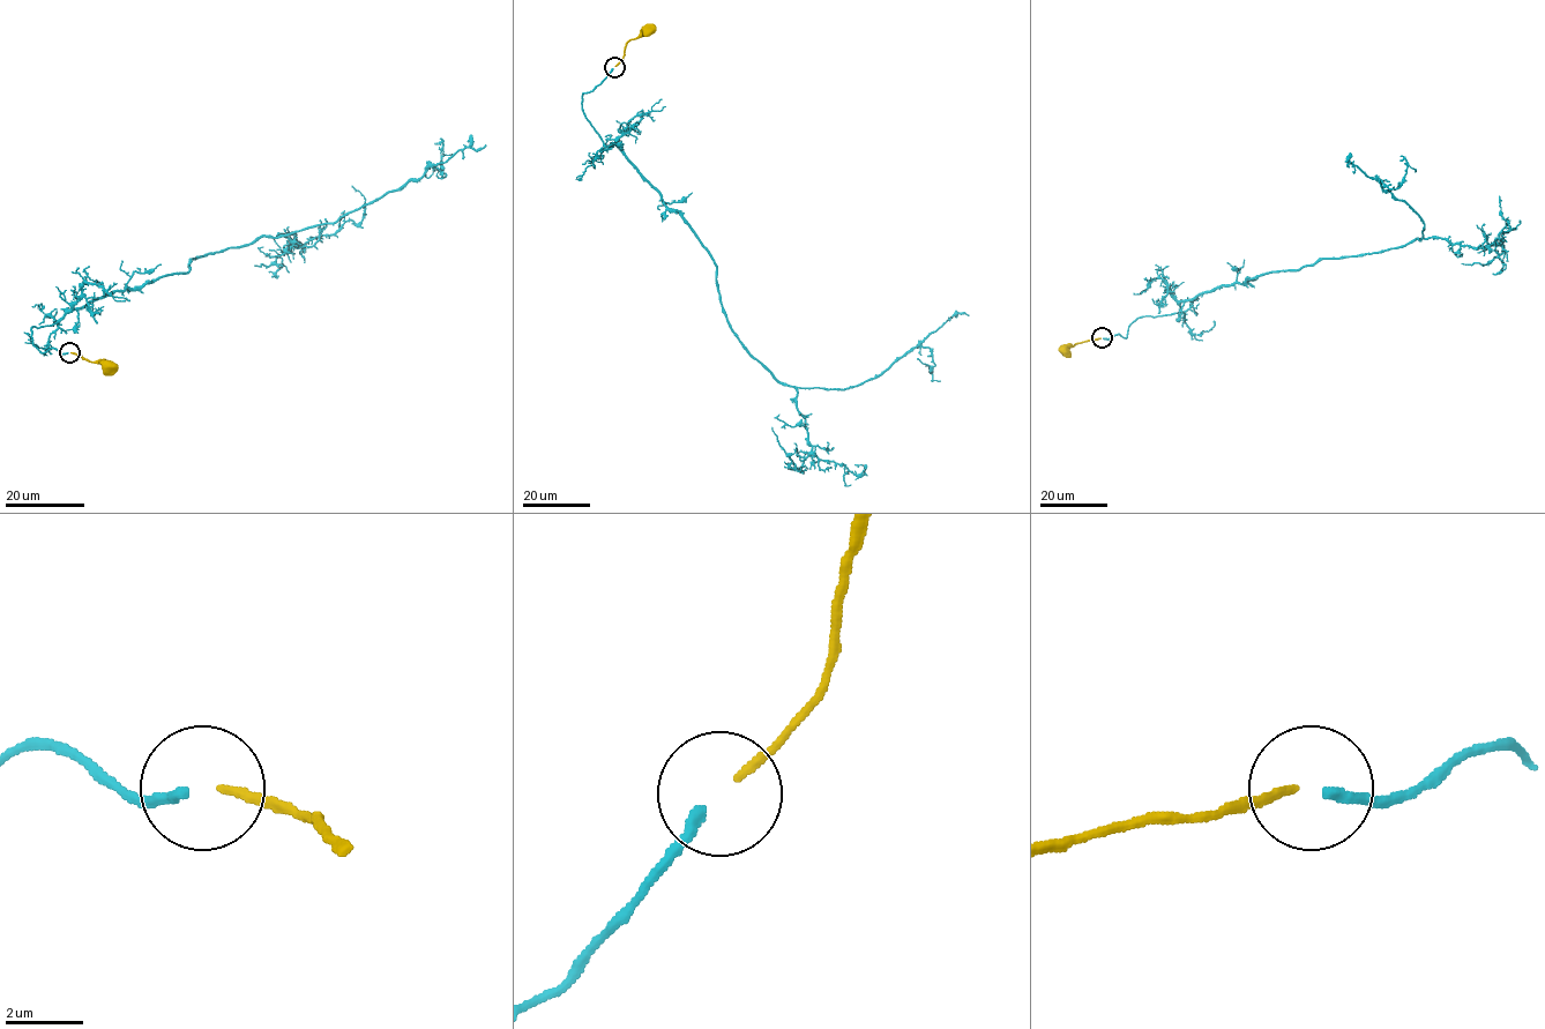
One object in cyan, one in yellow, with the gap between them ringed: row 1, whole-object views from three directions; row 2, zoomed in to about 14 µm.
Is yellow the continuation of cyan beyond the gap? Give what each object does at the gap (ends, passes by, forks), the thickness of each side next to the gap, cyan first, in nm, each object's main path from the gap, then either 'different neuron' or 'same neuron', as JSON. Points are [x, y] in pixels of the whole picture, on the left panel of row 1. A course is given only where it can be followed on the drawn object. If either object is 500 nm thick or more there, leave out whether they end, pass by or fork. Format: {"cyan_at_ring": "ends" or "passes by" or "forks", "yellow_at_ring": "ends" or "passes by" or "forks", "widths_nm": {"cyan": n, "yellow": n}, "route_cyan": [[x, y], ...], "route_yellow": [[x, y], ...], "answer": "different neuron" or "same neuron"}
{"cyan_at_ring": "ends", "yellow_at_ring": "ends", "widths_nm": {"cyan": 280, "yellow": 200}, "route_cyan": [[67, 352], [42, 352], [32, 327], [186, 273], [192, 259], [336, 223], [430, 168], [443, 177], [434, 143]], "route_yellow": [[71, 352], [88, 362], [113, 363], [118, 367]], "answer": "same neuron"}

